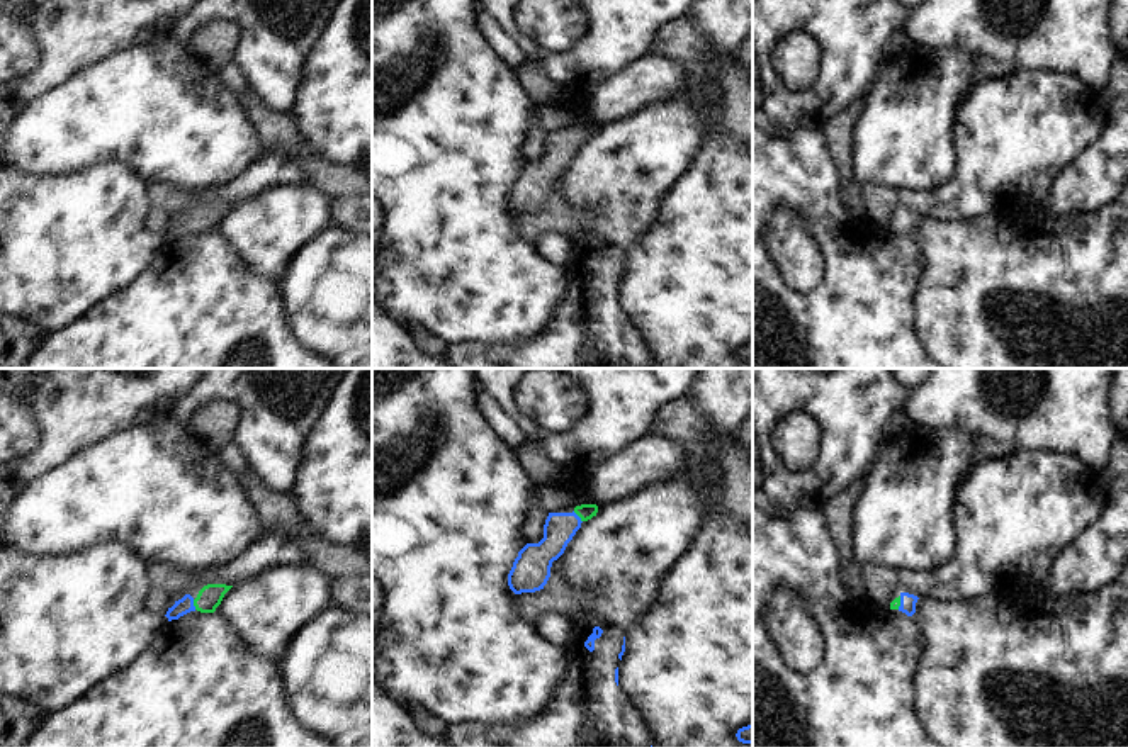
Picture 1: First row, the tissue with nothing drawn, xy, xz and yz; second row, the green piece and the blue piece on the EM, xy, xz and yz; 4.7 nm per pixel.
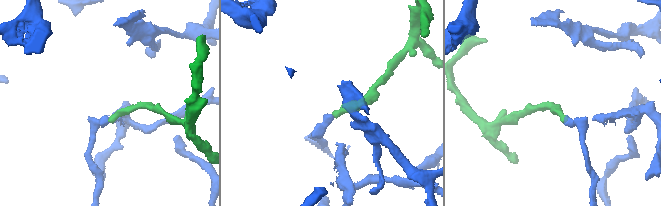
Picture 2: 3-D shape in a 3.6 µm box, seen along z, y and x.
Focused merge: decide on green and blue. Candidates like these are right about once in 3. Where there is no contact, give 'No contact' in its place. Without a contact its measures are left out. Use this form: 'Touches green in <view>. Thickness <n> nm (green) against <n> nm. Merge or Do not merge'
Touches green in xz. Thickness 80 nm (green) against 150 nm. Merge

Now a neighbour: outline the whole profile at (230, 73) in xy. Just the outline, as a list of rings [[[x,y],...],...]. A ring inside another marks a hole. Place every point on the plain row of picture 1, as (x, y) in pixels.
[[[228,61],[217,73],[224,87],[240,100],[240,97],[248,90],[240,66],[233,61]]]

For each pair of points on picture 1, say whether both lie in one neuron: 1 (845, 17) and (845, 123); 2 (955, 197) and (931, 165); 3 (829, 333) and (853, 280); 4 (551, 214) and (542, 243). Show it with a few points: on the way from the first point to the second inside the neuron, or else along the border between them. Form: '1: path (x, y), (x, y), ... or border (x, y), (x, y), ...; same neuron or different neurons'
1: border (840, 111), (821, 129); different neurons
2: border (955, 143), (953, 174), (924, 190), (906, 192); different neurons
3: path (843, 320), (853, 309), (853, 294); same neuron
4: border (566, 236), (541, 233), (530, 243); different neurons

